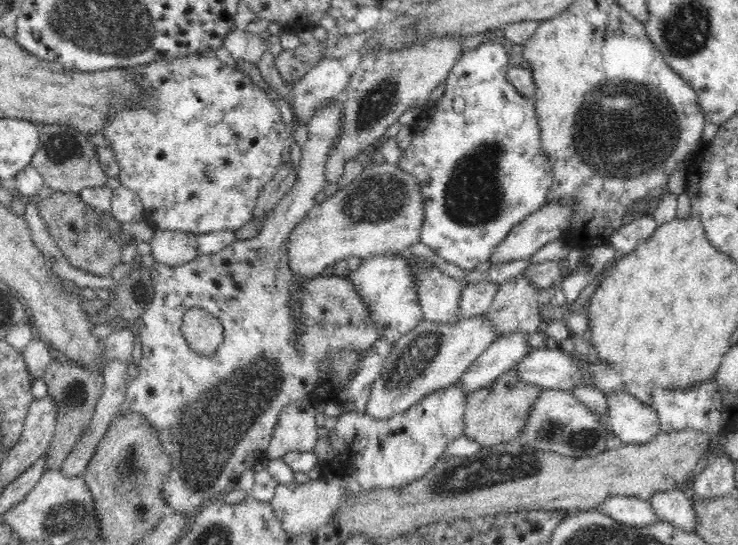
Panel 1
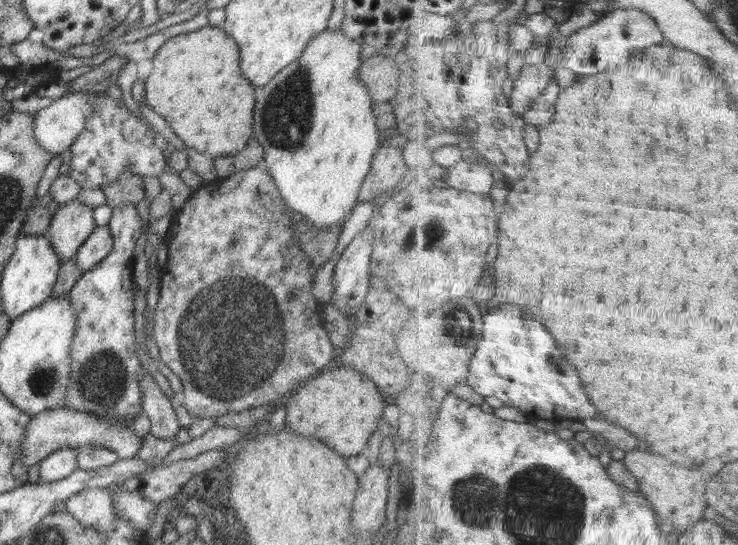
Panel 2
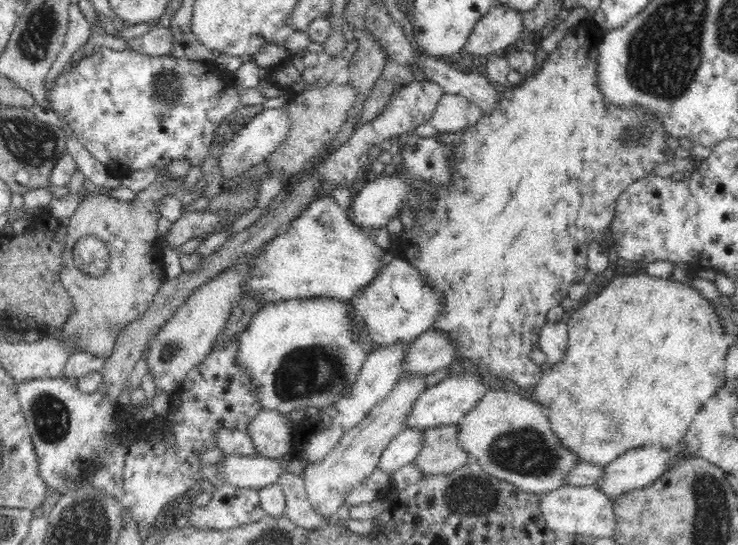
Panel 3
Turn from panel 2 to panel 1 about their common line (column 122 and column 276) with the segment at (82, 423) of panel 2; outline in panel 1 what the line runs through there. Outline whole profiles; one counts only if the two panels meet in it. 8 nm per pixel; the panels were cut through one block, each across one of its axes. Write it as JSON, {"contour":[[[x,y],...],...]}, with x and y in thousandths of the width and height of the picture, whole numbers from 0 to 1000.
{"contour":[[[417,732],[404,734],[386,747],[378,761],[360,844],[383,842],[390,829],[423,828],[431,809],[427,774],[430,750]]]}

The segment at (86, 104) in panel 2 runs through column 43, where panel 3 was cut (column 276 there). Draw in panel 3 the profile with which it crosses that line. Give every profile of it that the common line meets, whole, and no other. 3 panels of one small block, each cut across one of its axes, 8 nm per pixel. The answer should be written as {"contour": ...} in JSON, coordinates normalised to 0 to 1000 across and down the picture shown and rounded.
{"contour":[[[388,196],[385,198],[358,198],[352,209],[344,217],[322,246],[314,251],[310,262],[301,270],[297,308],[306,330],[317,330],[328,323],[331,316],[339,312],[341,305],[358,297],[385,261],[392,240],[392,217]]]}

